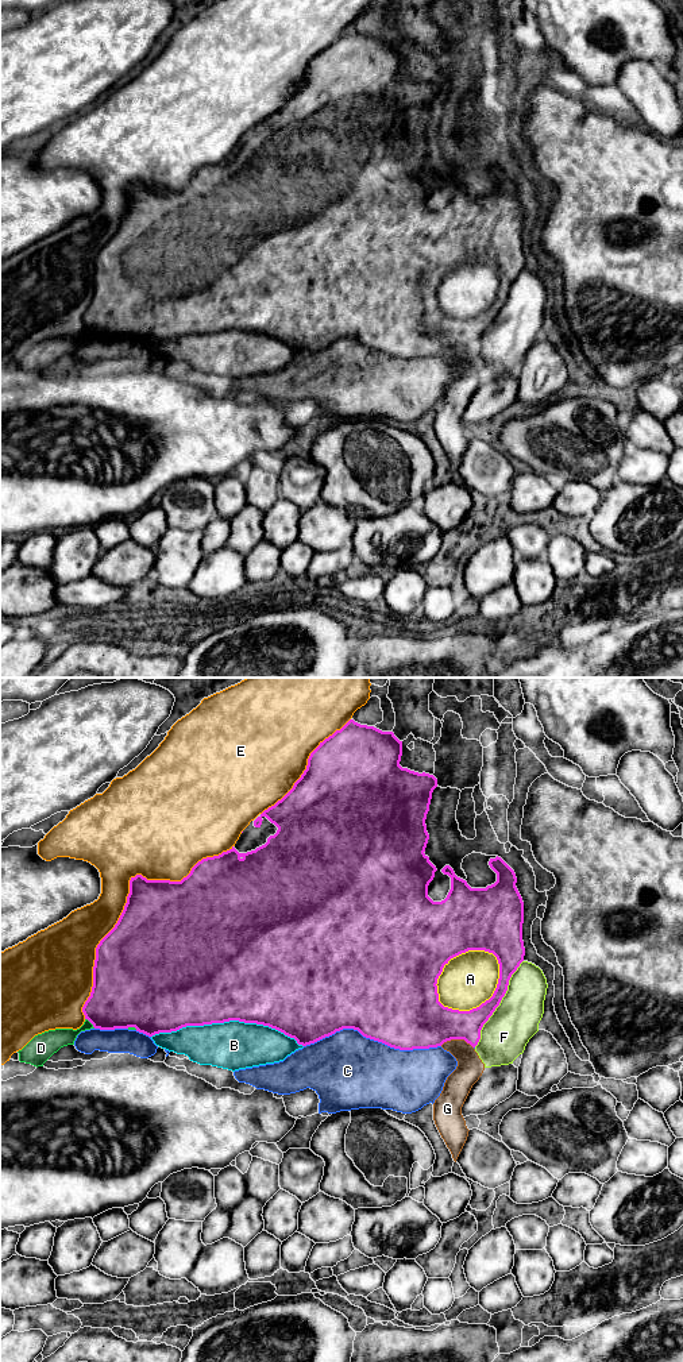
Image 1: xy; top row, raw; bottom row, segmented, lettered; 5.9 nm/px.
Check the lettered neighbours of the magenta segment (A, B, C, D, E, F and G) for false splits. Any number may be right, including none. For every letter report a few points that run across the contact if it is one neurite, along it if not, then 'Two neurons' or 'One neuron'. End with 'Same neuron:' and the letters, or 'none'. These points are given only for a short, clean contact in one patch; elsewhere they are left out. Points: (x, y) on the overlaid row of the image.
A: One neuron
B: Two neurons
C: Two neurons
D: Two neurons
E: Two neurons
F: Two neurons
G: Two neurons
Same neuron: A

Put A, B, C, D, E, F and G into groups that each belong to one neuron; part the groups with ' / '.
A / B / C / D / E / F / G

